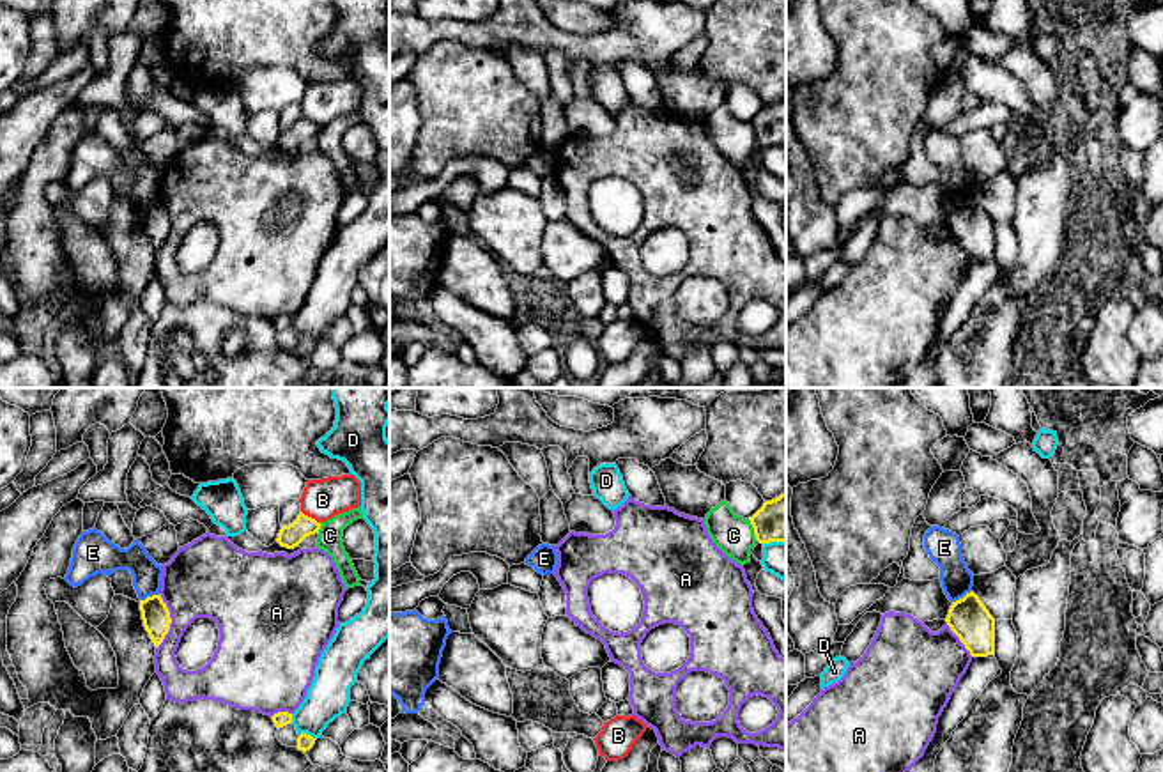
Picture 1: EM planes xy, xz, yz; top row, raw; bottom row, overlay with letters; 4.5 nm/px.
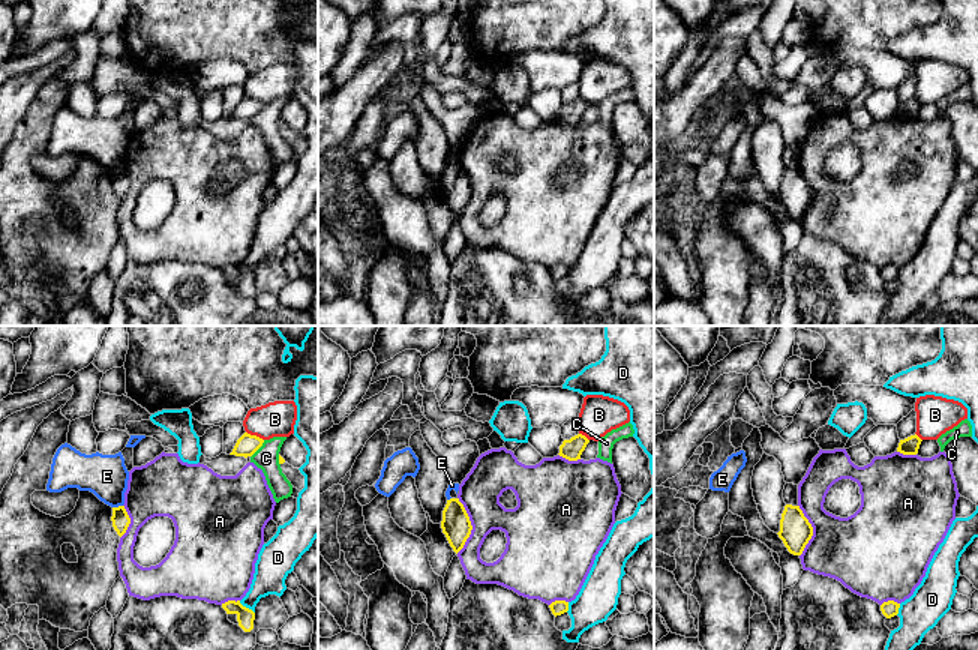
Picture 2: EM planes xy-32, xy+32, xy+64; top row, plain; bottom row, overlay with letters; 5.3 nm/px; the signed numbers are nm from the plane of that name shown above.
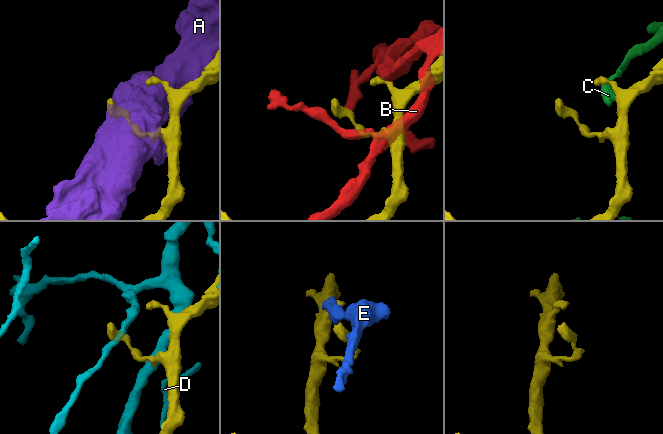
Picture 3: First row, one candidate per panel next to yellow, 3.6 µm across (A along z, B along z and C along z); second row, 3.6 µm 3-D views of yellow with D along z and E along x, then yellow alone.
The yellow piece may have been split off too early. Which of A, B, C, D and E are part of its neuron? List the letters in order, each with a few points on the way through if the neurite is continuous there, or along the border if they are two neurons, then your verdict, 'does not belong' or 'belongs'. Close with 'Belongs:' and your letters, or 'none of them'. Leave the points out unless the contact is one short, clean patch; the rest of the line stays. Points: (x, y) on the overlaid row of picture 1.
A: does not belong
B: does not belong
C: border along xz (747, 519), (758, 540); does not belong
D: does not belong
E: border along xy (158, 594), (140, 601); does not belong
Belongs: none of them

